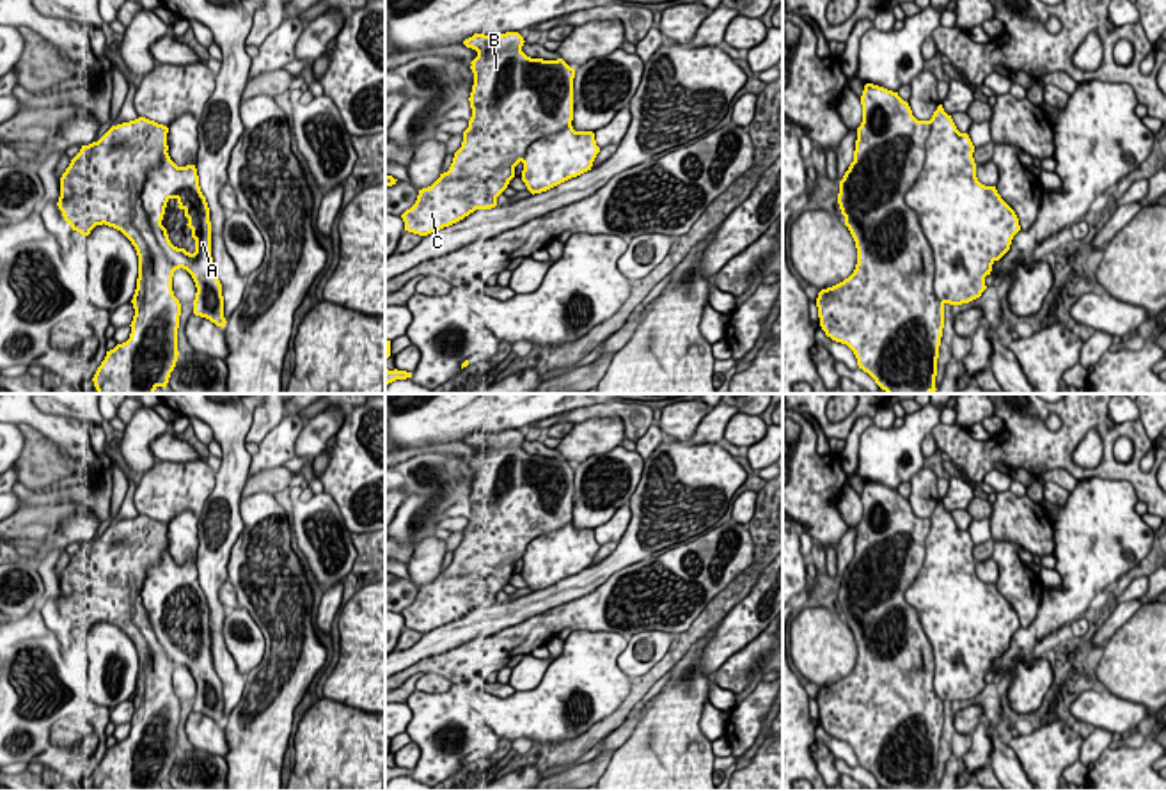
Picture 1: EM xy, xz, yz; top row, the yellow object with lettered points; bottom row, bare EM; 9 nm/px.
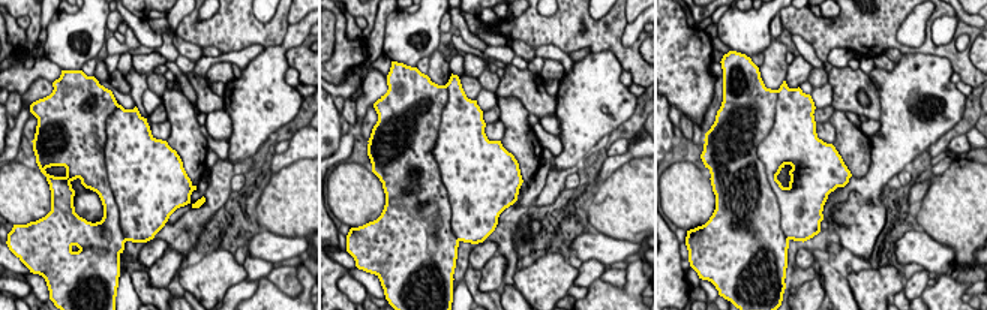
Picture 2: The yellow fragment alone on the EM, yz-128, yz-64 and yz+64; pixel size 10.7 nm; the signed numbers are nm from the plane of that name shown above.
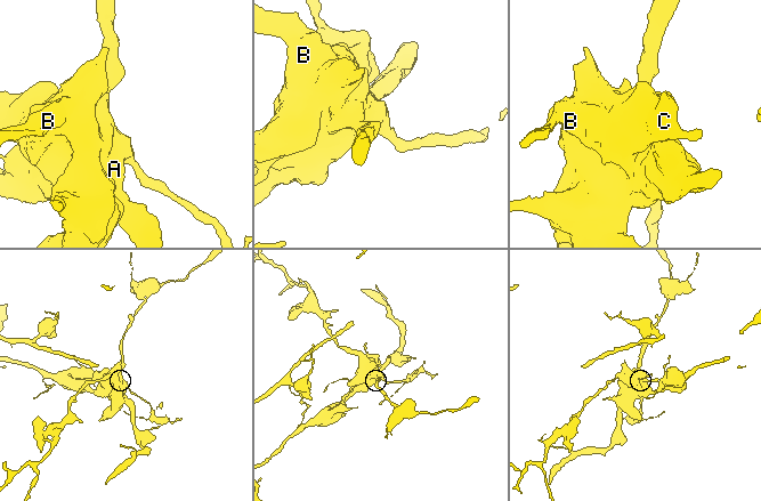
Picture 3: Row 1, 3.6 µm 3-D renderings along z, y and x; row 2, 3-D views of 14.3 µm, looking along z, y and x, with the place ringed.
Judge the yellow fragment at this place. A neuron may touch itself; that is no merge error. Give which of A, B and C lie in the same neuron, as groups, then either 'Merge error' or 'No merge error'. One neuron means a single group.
Groups: A / B C. Merge error

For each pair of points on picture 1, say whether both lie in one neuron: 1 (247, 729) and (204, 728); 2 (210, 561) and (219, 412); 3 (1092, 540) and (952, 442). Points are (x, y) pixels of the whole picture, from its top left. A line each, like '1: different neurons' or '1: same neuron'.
1: different neurons
2: same neuron
3: different neurons

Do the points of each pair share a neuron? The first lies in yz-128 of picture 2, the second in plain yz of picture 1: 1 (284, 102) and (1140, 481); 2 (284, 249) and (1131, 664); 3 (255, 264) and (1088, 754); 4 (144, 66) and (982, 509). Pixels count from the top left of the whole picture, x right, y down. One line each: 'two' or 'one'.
1: two
2: two
3: one
4: two

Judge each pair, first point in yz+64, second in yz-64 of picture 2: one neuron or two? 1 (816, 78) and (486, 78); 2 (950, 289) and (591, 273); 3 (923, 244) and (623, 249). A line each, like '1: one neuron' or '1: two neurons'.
1: one neuron
2: two neurons
3: one neuron

